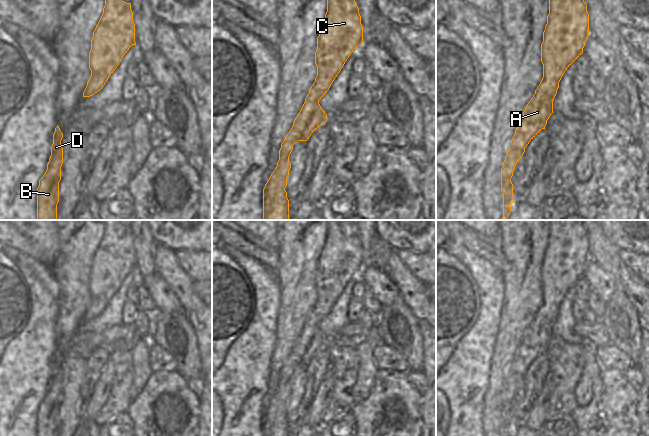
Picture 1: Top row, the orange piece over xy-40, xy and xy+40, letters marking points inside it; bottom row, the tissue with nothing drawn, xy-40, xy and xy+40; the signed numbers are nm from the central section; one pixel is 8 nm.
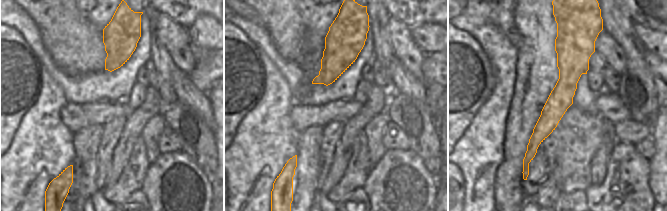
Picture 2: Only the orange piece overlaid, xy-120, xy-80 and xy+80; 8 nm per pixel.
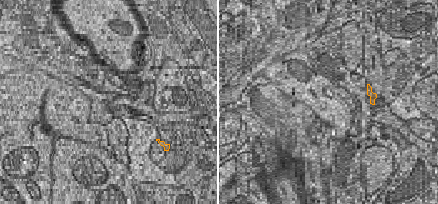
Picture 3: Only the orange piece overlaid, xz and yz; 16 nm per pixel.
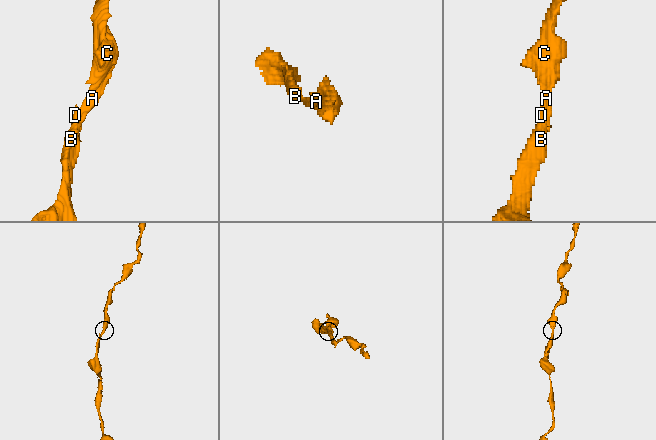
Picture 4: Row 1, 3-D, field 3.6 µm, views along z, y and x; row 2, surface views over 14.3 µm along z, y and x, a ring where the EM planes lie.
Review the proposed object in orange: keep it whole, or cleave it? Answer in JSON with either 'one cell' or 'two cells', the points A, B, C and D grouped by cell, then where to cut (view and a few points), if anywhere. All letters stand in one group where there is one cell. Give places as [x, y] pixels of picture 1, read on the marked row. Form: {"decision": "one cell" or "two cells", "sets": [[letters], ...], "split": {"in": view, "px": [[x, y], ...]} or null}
{"decision": "one cell", "sets": [["A", "B", "C", "D"]], "split": null}

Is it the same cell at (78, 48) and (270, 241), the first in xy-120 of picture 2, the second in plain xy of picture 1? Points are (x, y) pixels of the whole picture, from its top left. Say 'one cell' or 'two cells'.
one cell

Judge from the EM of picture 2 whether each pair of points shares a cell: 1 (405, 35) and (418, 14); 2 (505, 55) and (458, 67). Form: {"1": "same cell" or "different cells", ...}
{"1": "different cells", "2": "different cells"}

